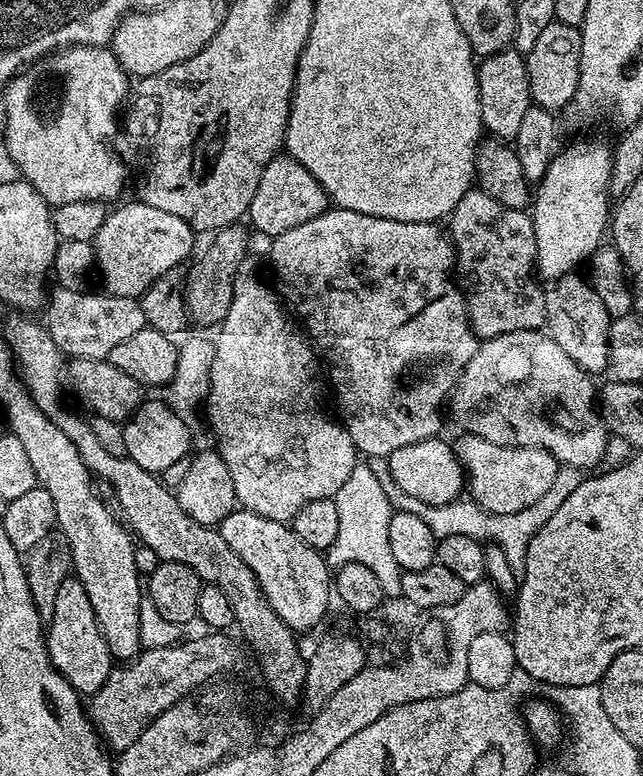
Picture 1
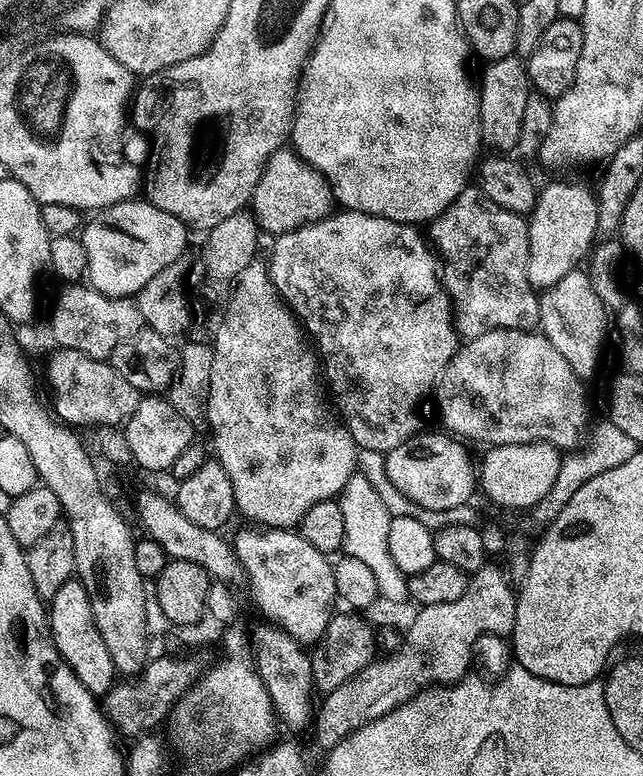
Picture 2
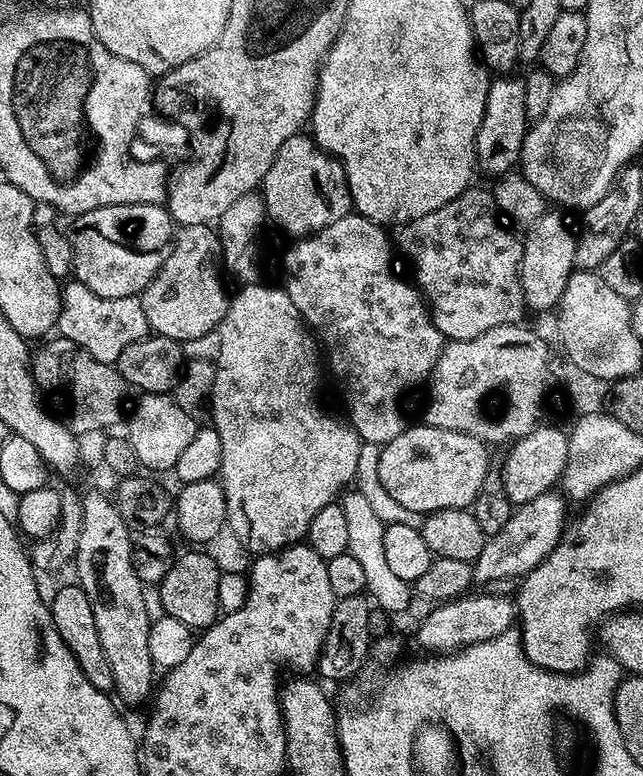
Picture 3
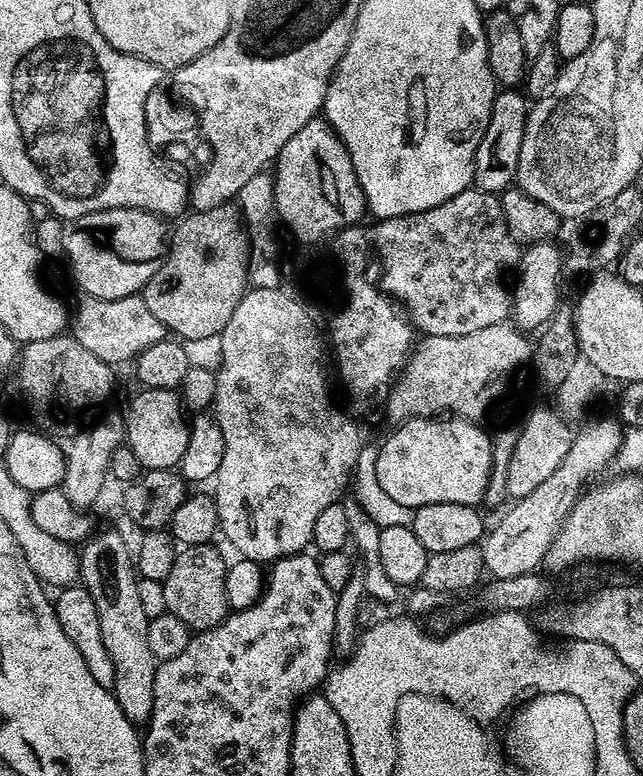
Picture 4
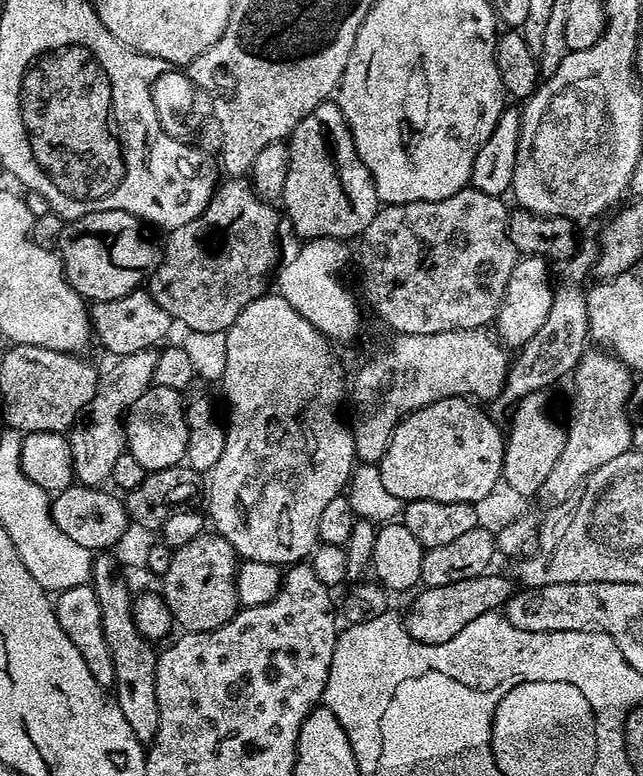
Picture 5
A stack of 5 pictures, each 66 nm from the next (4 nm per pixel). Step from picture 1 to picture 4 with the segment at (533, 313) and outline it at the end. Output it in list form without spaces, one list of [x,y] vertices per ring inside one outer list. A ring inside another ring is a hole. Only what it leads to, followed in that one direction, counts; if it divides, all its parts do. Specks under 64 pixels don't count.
[[[473,186],[462,194],[454,194],[454,198],[450,198],[450,202],[442,202],[442,206],[434,206],[434,210],[422,210],[418,214],[410,214],[409,216],[376,220],[374,226],[376,226],[376,229],[371,229],[370,244],[374,249],[375,259],[376,256],[380,259],[379,286],[387,296],[391,296],[397,304],[403,307],[408,319],[412,321],[413,329],[417,333],[424,332],[420,334],[423,334],[425,337],[474,334],[477,330],[485,329],[486,326],[503,324],[513,315],[514,292],[510,287],[510,277],[517,271],[522,248],[521,245],[516,243],[506,226],[506,218],[502,214],[499,195],[483,192],[480,188]]]

